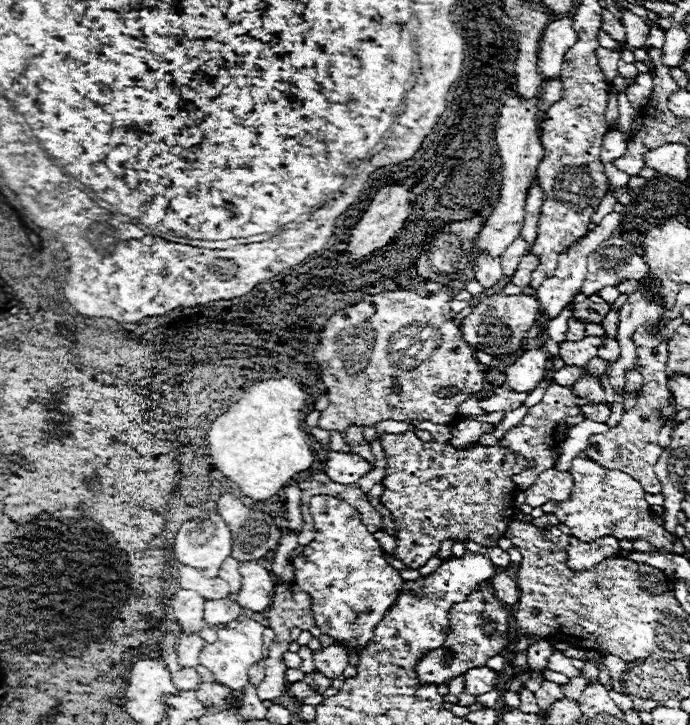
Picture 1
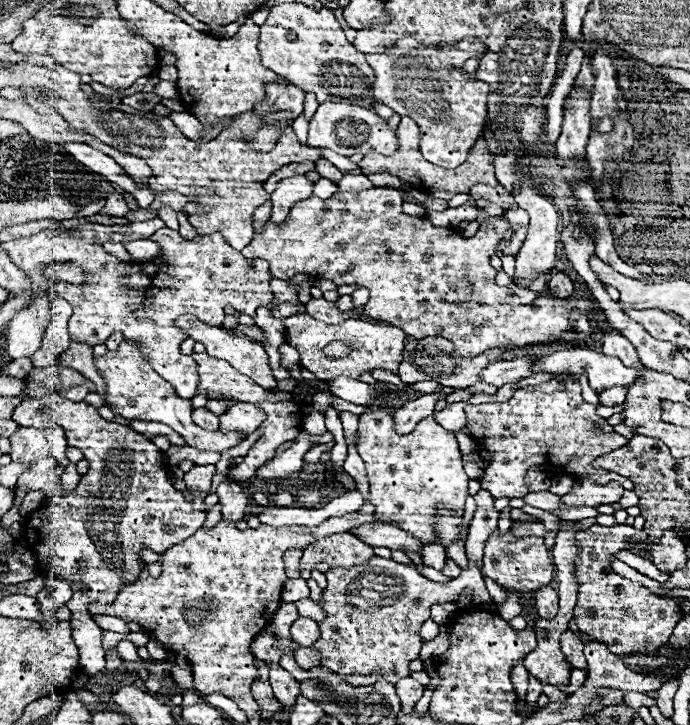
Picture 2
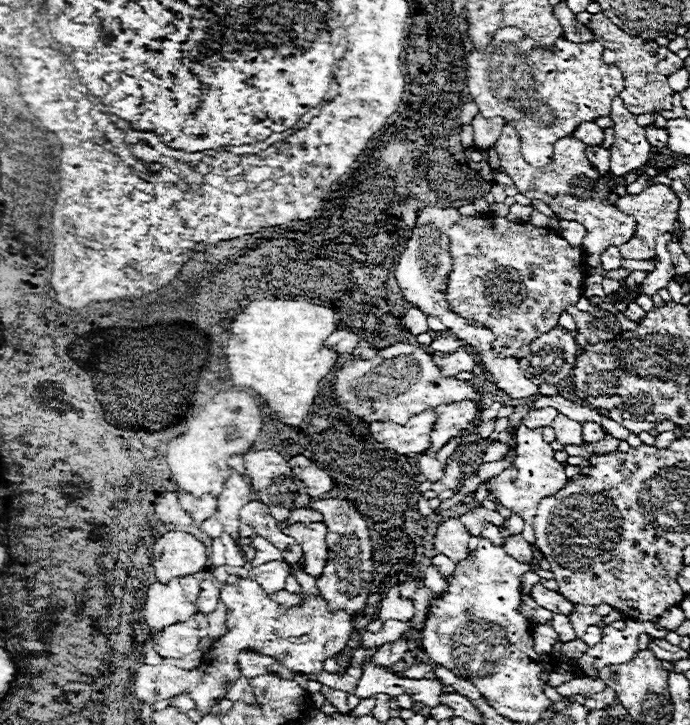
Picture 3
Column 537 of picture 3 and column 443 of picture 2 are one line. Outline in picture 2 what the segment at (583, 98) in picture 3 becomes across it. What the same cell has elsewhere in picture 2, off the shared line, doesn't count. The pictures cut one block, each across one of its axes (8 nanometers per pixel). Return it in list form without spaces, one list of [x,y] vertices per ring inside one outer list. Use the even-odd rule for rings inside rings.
[[[476,38],[444,46],[396,44],[386,48],[382,54],[368,56],[368,64],[376,74],[374,98],[390,106],[400,116],[408,116],[418,124],[422,132],[420,150],[424,158],[436,166],[460,166],[484,130],[484,124],[488,120],[488,86],[480,80],[466,78],[462,66],[468,58],[482,56],[486,50],[488,46]]]

